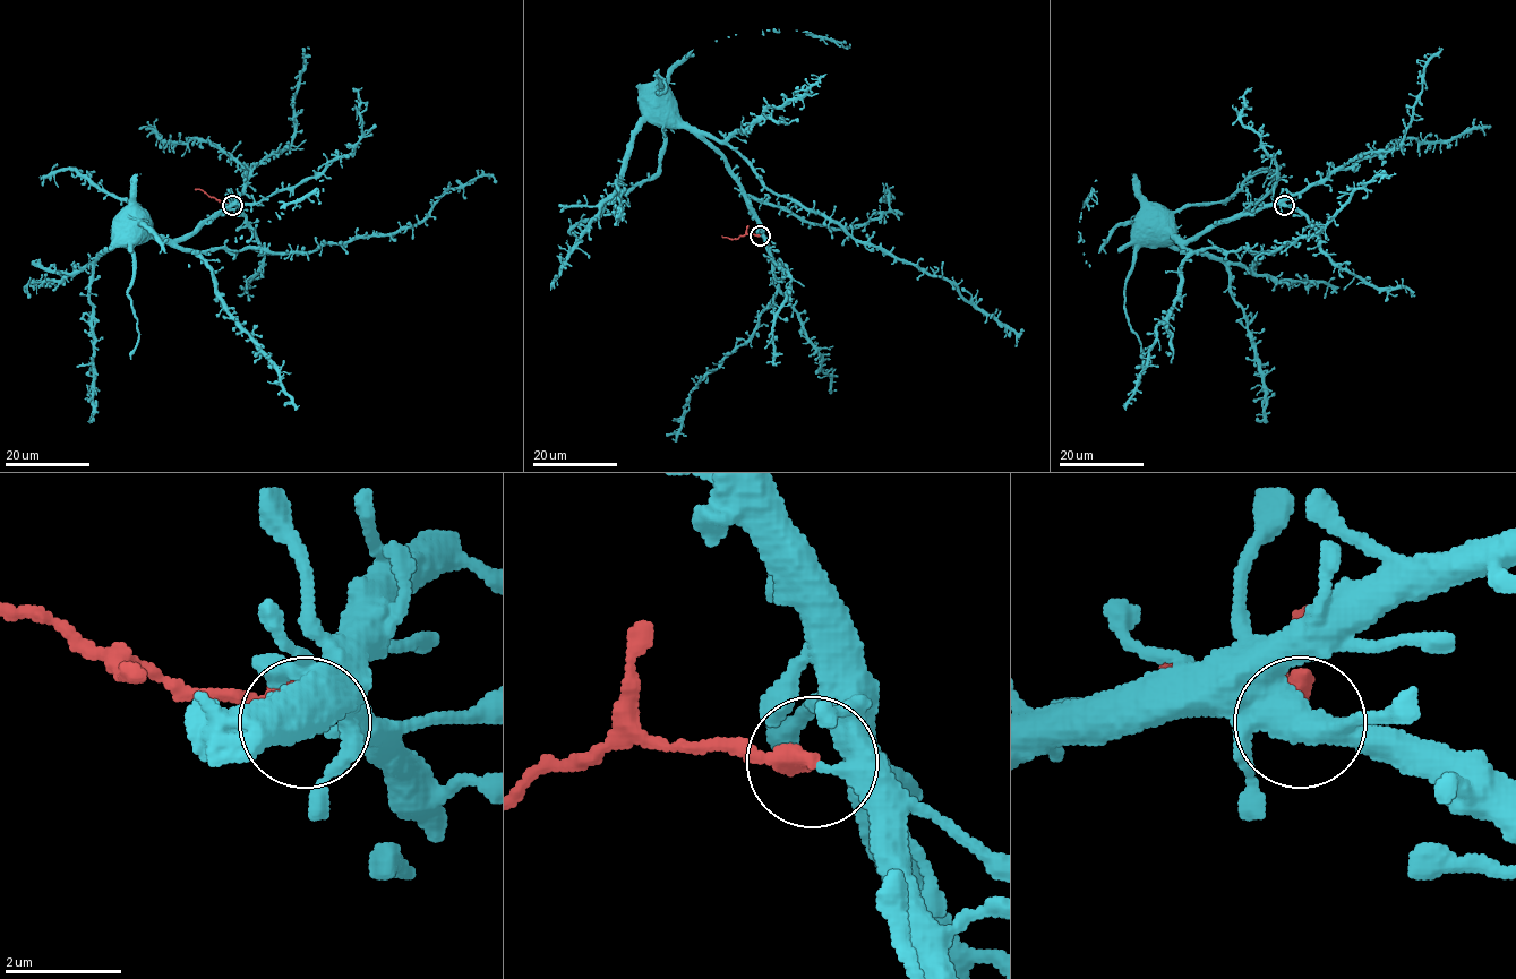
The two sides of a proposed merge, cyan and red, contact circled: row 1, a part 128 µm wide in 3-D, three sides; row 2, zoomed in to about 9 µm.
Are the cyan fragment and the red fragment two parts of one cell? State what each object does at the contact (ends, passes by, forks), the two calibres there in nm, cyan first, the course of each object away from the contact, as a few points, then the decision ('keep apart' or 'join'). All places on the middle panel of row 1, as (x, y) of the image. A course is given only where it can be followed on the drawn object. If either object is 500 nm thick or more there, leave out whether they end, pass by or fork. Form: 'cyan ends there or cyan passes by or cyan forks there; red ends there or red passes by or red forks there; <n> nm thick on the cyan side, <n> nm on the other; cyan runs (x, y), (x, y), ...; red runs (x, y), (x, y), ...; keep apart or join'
cyan passes by; red ends there; 240 nm thick on the cyan side, 400 nm on the other; cyan runs (761, 235), (744, 187), (704, 135), (725, 140), (777, 194), (944, 277), (1005, 324), (1016, 346); red runs (760, 235), (744, 234), (734, 239), (721, 235); keep apart

